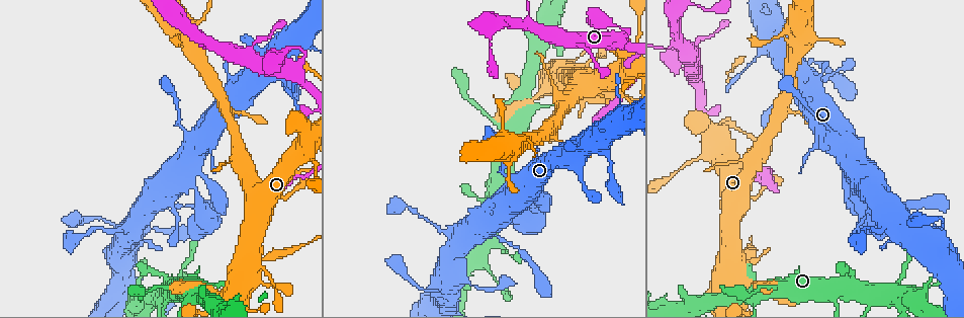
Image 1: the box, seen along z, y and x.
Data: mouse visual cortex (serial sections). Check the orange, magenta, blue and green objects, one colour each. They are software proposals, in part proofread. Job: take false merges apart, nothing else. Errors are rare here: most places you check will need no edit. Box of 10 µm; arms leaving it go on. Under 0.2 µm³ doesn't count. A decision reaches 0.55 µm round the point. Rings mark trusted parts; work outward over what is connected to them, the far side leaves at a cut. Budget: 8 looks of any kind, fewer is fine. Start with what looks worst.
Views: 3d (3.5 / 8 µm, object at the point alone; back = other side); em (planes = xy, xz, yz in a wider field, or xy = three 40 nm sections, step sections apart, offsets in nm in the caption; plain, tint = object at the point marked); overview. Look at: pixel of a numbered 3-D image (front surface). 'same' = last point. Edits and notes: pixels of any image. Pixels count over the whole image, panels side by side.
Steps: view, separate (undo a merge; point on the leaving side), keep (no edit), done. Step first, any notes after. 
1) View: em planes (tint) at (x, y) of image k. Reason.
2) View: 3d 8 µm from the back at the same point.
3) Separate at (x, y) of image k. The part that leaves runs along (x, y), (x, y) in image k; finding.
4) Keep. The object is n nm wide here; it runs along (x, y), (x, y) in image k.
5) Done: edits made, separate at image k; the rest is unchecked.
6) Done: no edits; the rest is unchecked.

View: 3d 8 µm at (678, 43) of image 1. Sharp bend.

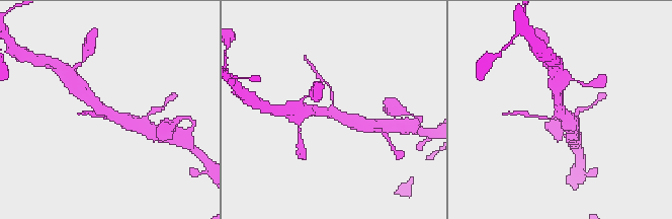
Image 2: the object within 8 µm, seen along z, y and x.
View: 3d 3.5 µm at the same point. Closer look.

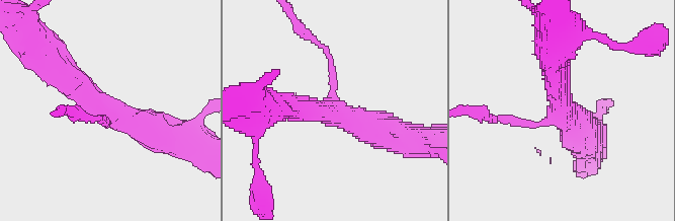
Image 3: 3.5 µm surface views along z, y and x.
View: em xy step 3 (tint) at (108, 113) of image 3. 3 arms meet here; the arms are 150, 350, 450 nm wide.

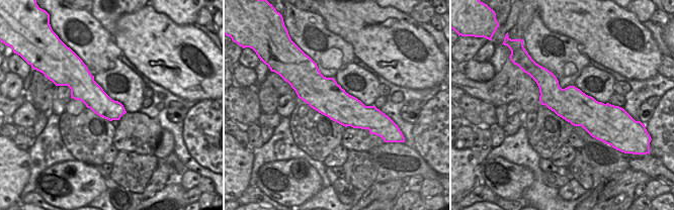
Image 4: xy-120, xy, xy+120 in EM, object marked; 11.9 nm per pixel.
Keep. It runs along (164, 137), (111, 115), (56, 65) in image 3; continuous, no second cell.

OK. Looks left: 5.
View: 3d 3.5 µm at (742, 260) of image 1. Abrupt turn.

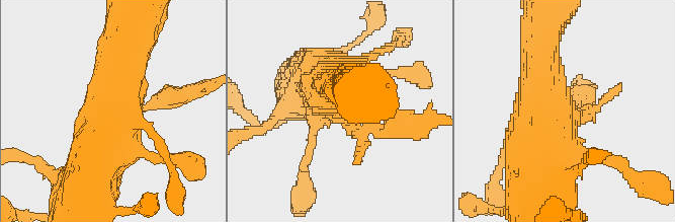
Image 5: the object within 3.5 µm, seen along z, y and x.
Keep. It runs along (123, 44), (114, 137), (96, 174) in image 5; all the same cell.

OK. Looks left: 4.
View: 3d 3.5 µm from the back at (519, 104) of image 1. Thick turns thin.

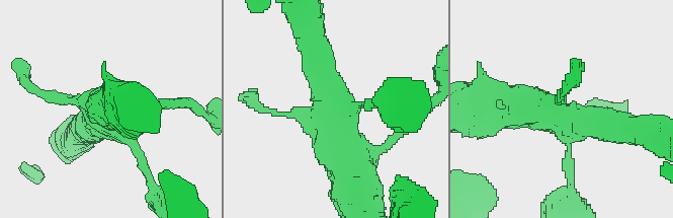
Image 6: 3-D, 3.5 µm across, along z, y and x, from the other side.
View: em xy step 2 (plain) at (563, 116) of image 6.

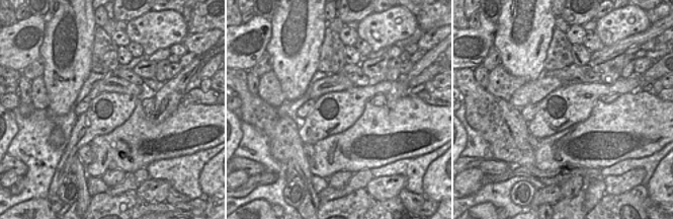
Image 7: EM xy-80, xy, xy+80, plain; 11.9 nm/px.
View: em xy step 2 (tint) at the same point.

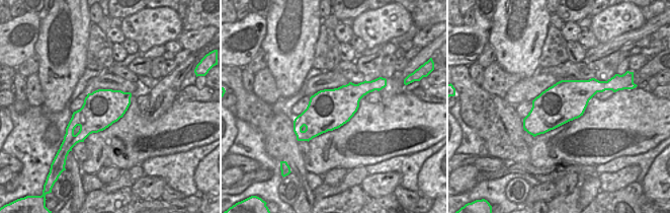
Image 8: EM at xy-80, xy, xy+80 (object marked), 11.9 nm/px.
Keep. It runs along (354, 167), (333, 139), (317, 51) in image 6; continuous, no second cell.

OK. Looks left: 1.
Done: no edits; the rest is unchecked.

